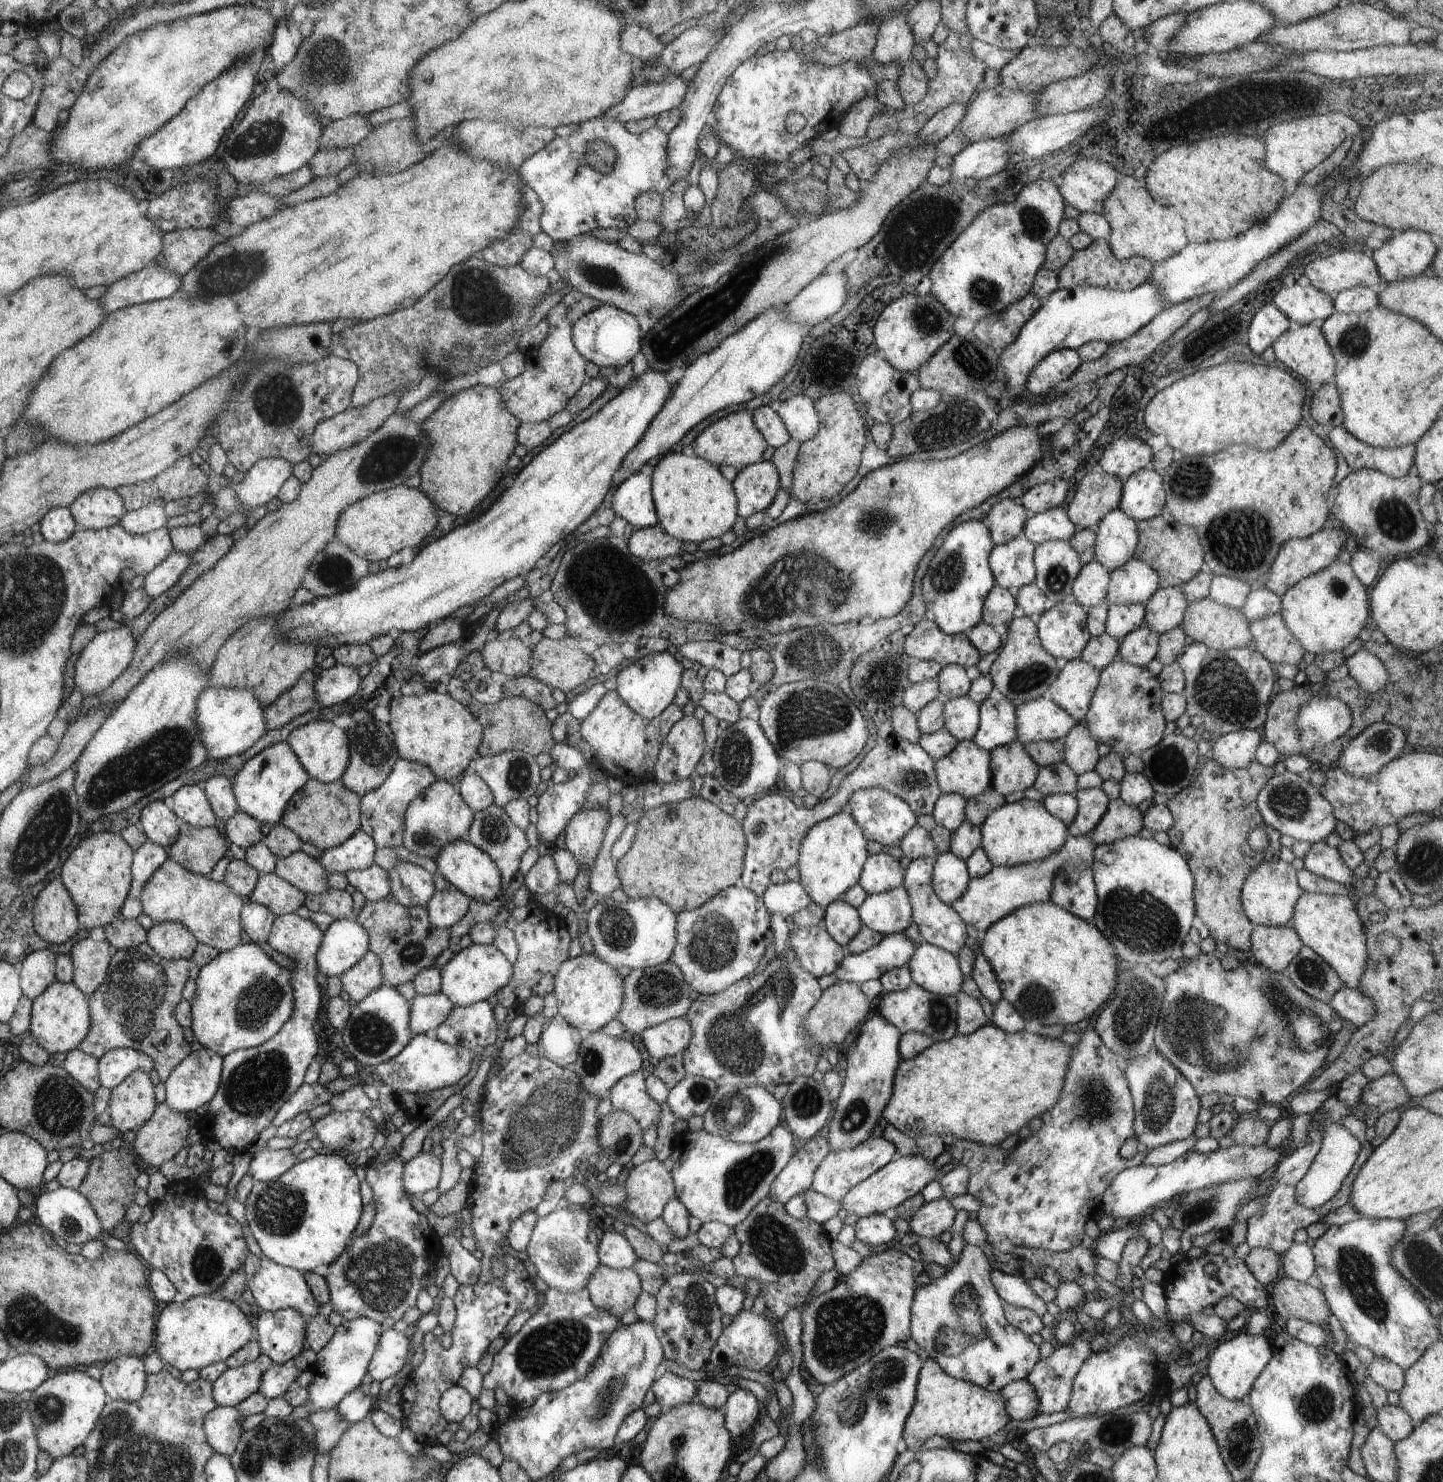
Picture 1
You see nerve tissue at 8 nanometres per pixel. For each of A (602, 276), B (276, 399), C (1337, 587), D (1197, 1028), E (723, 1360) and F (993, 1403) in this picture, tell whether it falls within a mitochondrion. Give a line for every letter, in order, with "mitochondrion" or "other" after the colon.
A: mitochondrion
B: mitochondrion
C: mitochondrion
D: mitochondrion
E: other
F: other

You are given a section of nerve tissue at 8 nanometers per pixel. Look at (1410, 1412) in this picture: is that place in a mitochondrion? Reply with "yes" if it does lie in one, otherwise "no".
no

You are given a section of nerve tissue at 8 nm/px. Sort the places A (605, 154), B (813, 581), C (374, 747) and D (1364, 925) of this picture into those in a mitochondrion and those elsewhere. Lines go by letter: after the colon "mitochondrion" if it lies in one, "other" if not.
A: mitochondrion
B: mitochondrion
C: mitochondrion
D: other

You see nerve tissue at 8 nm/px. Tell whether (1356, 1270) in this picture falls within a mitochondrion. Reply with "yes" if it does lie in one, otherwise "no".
yes

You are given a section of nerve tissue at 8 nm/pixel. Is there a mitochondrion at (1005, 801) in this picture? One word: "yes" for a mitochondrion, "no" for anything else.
no

